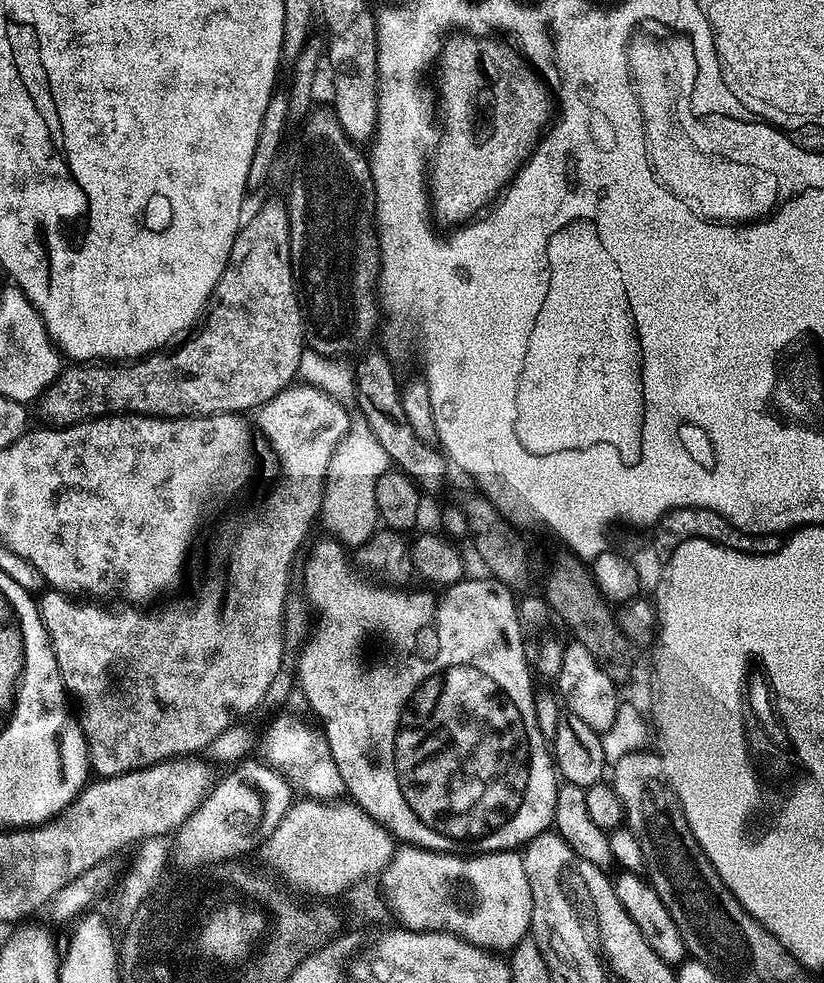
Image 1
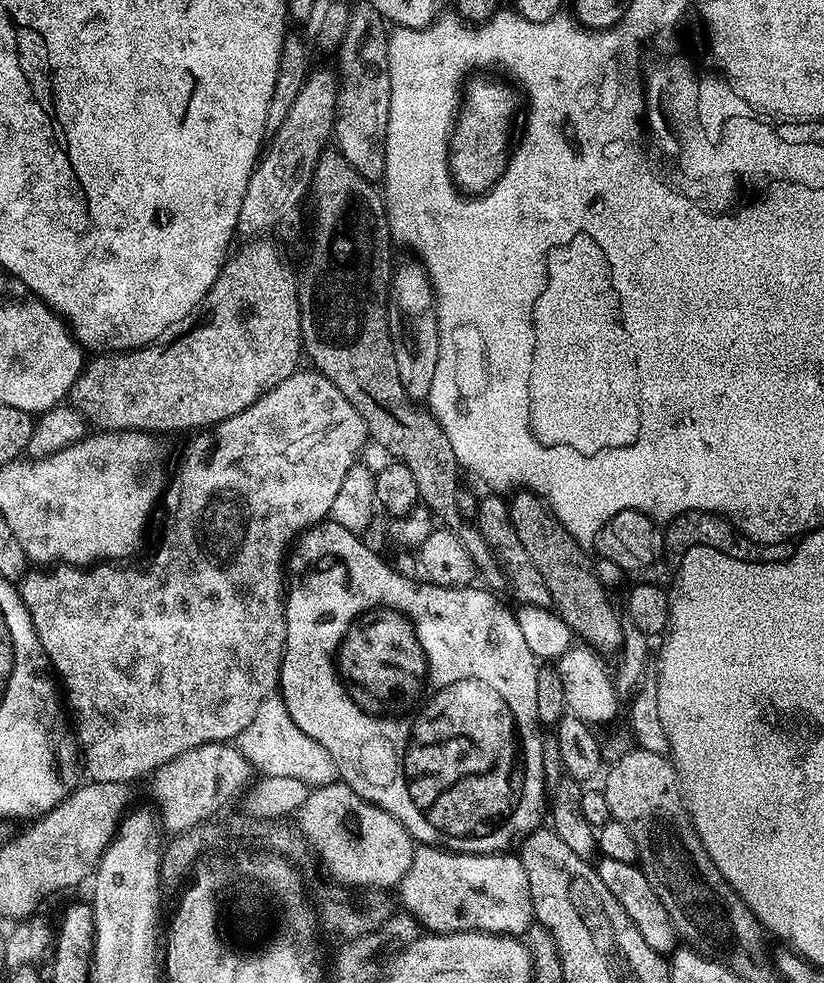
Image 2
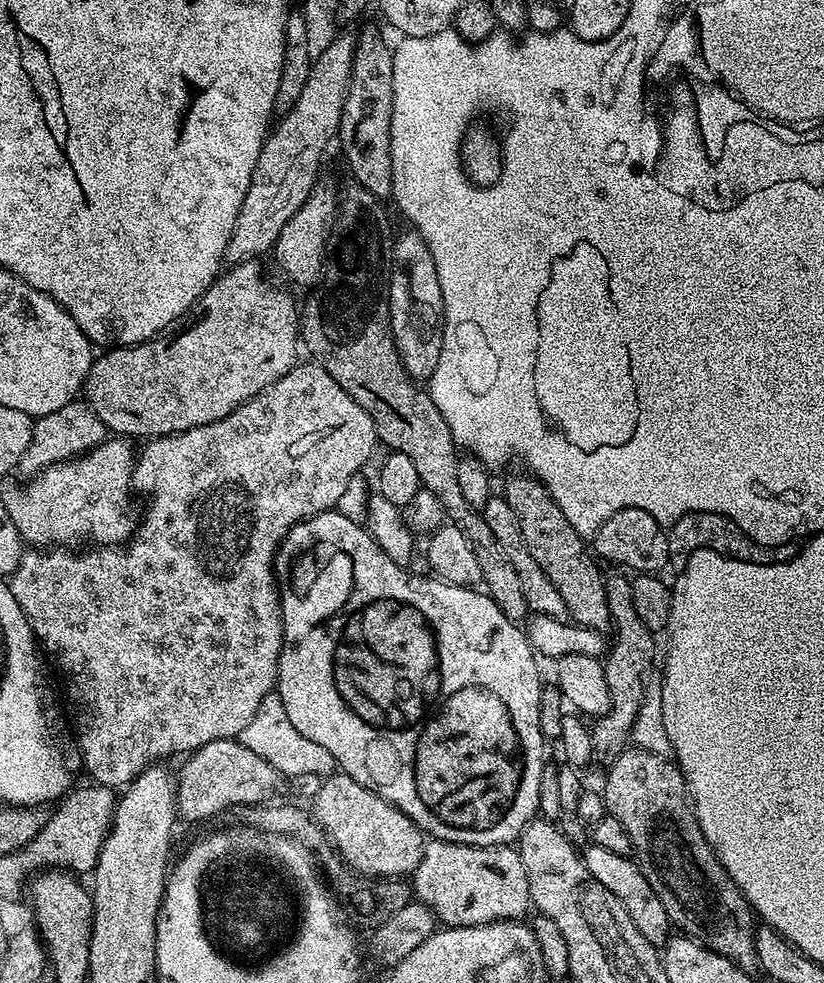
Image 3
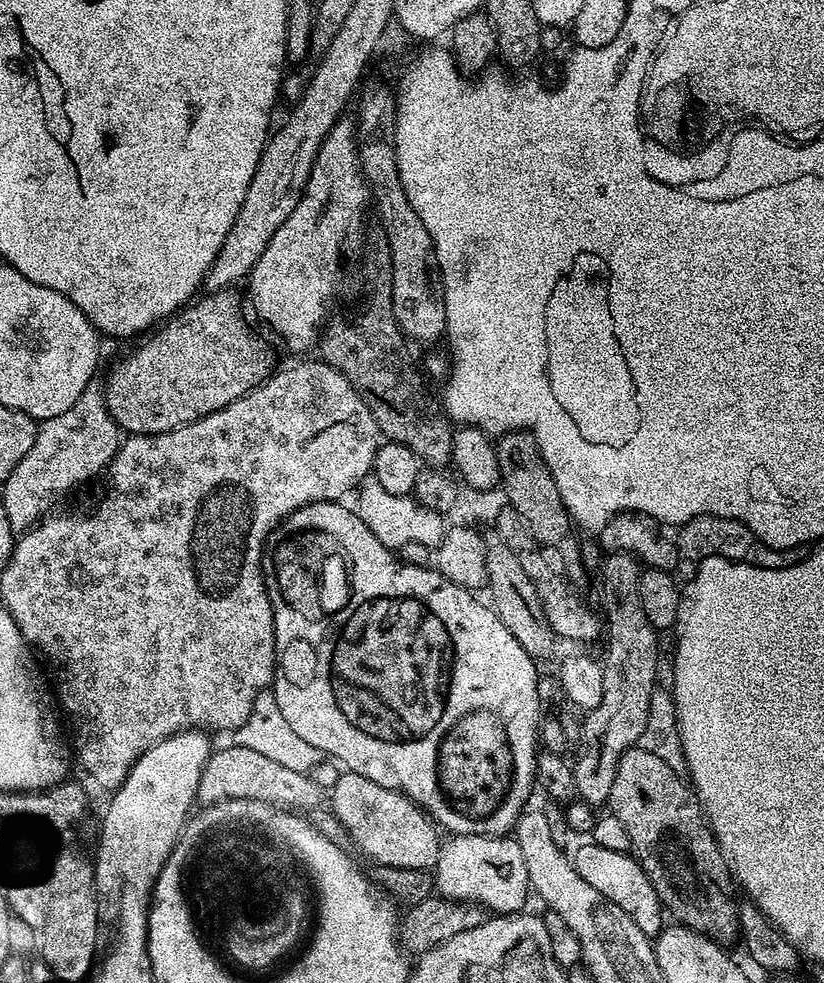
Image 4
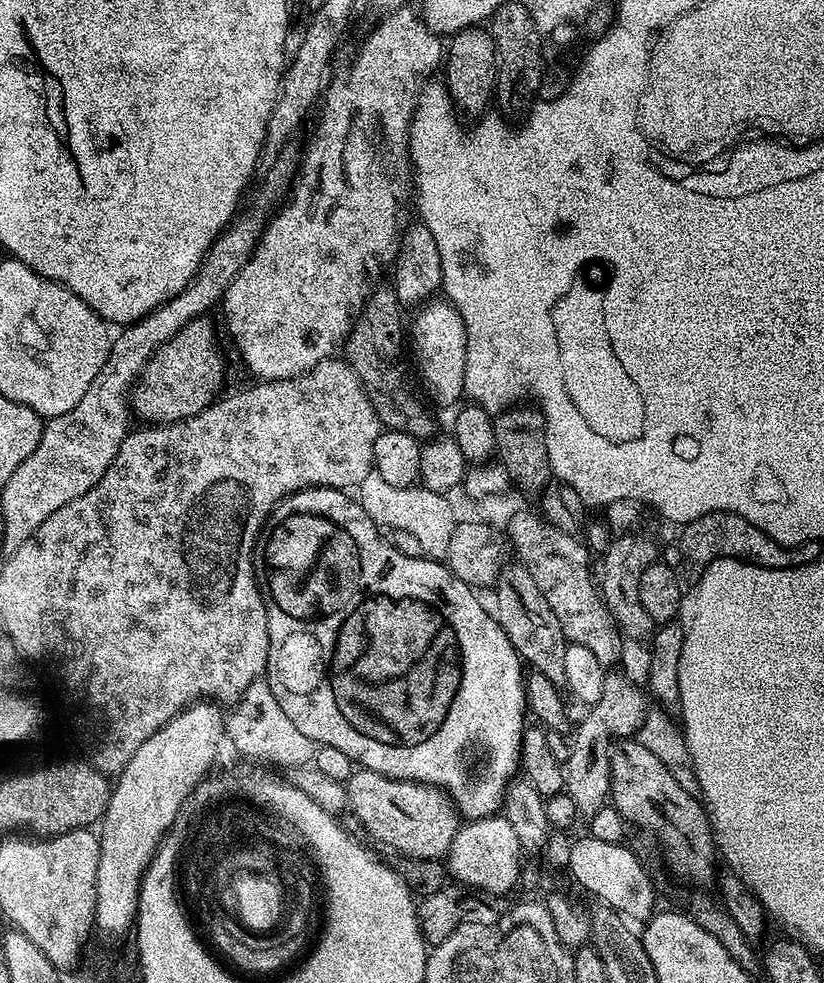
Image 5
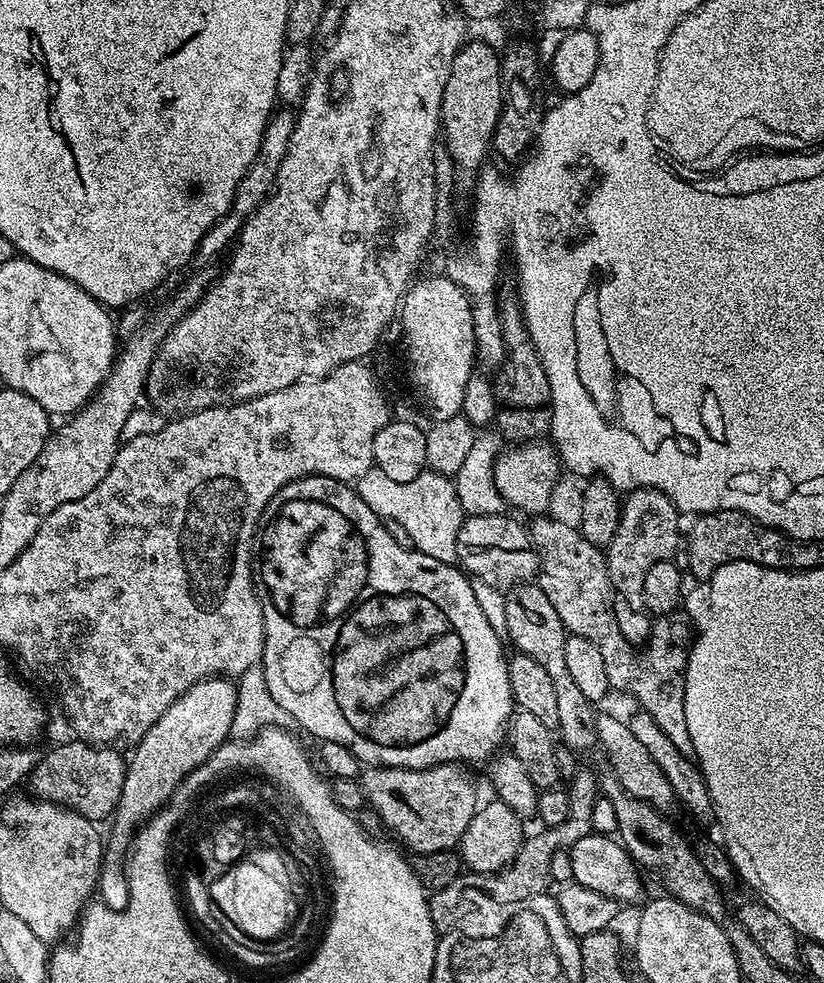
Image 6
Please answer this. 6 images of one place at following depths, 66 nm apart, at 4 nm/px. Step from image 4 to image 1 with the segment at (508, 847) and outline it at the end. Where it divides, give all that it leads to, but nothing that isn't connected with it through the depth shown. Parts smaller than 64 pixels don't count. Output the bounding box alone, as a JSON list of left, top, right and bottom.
[387,846,532,954]

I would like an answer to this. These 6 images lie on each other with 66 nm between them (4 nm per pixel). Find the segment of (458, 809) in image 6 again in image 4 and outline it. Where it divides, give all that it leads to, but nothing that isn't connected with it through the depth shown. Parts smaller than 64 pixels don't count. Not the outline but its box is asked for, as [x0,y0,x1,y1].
[330,770,442,870]

